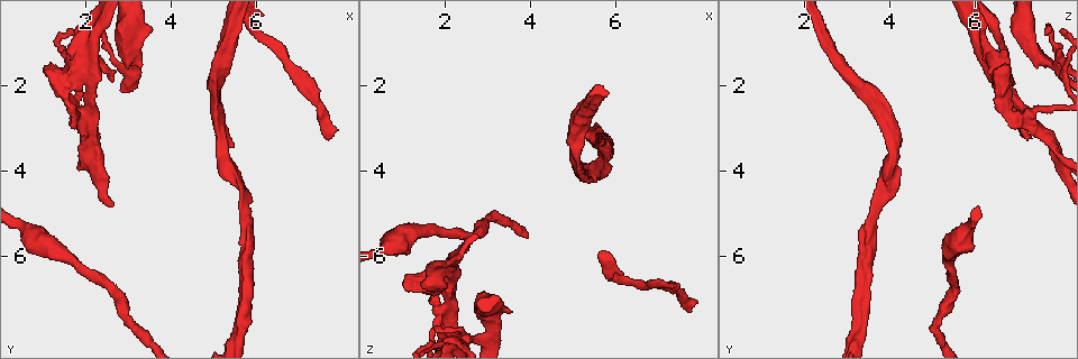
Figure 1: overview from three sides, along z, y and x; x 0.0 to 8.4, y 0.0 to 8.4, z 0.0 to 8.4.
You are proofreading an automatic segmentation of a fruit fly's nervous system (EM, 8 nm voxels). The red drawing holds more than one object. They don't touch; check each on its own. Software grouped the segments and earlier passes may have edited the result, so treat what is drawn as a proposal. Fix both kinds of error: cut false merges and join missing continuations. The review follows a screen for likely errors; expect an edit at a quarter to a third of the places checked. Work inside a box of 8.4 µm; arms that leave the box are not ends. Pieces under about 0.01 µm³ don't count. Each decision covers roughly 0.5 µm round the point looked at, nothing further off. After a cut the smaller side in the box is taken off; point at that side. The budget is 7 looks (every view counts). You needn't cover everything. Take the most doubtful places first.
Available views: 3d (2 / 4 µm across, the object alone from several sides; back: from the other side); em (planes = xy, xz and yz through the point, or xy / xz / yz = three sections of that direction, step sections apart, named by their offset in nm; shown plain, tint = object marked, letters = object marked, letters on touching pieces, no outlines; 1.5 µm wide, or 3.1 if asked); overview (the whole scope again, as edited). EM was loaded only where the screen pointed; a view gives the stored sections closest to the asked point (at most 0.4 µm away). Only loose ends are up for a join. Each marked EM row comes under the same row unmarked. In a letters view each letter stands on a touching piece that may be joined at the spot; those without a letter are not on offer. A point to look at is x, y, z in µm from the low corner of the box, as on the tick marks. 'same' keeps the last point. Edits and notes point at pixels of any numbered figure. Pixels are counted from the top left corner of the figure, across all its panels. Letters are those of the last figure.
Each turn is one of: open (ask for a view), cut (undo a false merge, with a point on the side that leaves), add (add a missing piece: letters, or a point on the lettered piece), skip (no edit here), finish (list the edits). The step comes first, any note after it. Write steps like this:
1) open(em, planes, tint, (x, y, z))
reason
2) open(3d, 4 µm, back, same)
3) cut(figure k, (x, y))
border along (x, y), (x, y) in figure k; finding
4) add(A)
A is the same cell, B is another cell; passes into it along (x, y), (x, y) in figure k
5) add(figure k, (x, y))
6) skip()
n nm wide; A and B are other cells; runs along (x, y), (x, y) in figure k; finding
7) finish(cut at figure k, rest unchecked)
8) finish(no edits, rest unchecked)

open(em, planes, letters, (7.70, 3.30, 7.30))
tapers out

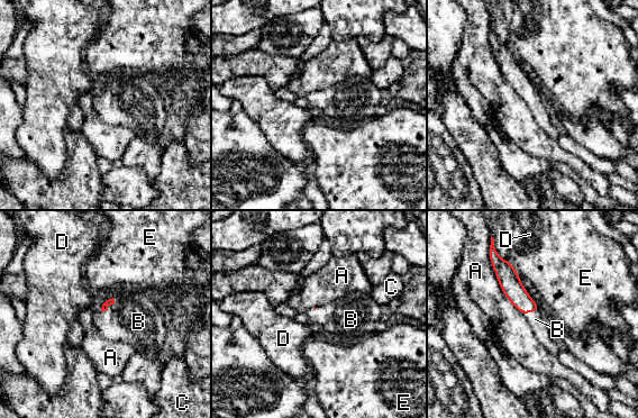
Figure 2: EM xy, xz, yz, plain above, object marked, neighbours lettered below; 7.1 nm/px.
add(B)
A touches over 480 nm; B is the same cell, A, C, D and E are other cells; passes into it along (111, 301), (108, 306), (138, 321) in figure 2; it goes on there

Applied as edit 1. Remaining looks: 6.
open(overview)
redraw

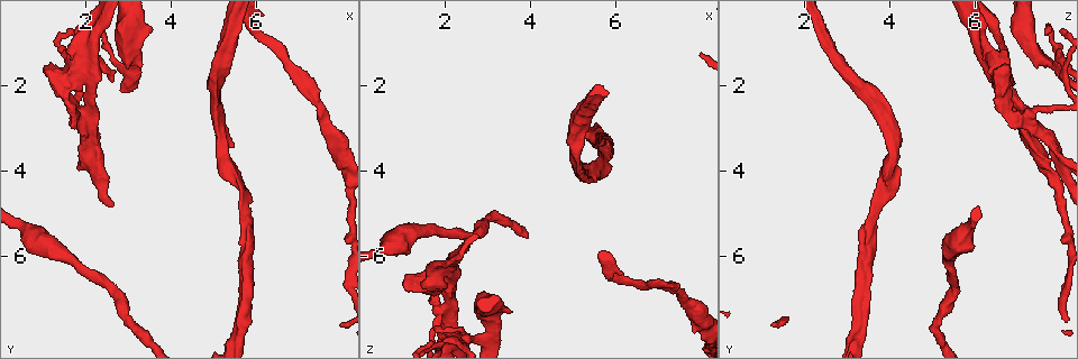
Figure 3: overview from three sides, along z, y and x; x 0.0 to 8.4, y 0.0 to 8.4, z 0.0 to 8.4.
open(3d, 2 µm, (1.05, 1.50, 6.60))
thick end

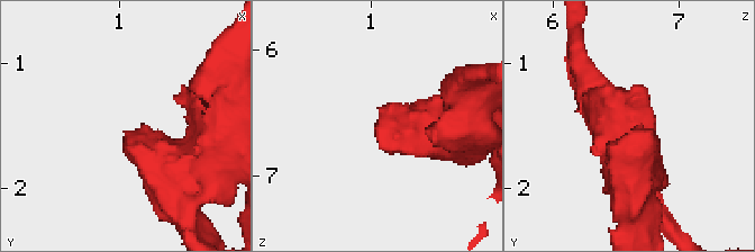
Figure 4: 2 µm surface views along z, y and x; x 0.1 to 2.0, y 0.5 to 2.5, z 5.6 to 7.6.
open(em, xz, step 8, tint, (1.04, 1.56, 6.58))

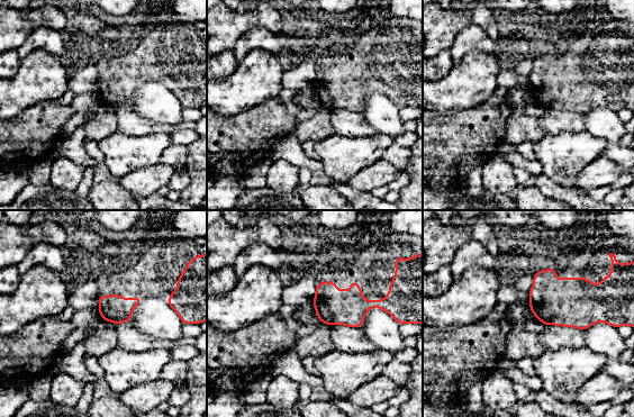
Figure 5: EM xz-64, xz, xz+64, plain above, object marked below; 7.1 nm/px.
open(em, xz, step 8, letters, same)

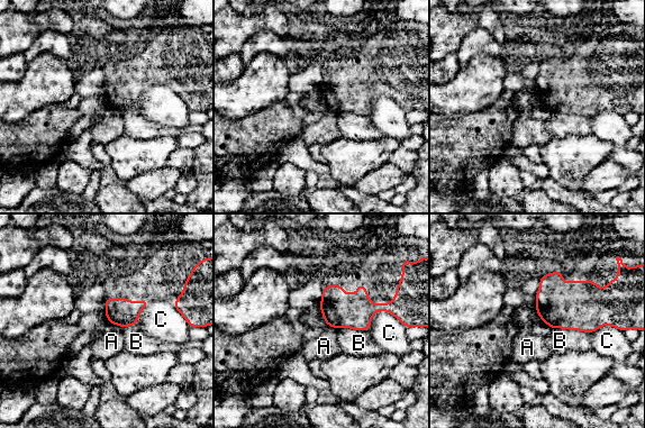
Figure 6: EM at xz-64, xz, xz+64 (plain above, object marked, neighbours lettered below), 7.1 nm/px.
skip()
A, B and C are other cells; border along (109, 322), (123, 327) in figure 6; no lettered piece goes on from it

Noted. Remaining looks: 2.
open(3d, 2 µm, (3.05, 1.40, 7.55))
sharp bend

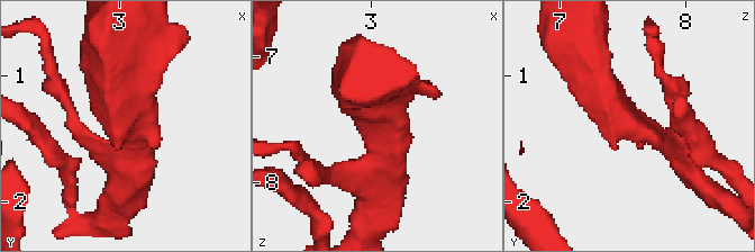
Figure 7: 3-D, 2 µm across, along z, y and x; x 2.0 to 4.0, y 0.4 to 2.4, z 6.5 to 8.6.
open(em, planes, letters, (3.06, 1.44, 7.56))
3 arms; shape alone is not enough

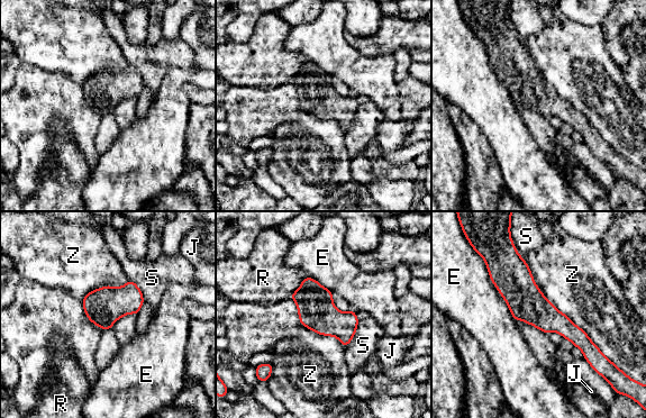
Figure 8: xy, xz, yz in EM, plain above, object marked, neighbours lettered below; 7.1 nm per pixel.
skip()
E, J, R, S and Z are other cells; runs along (516, 256), (516, 282), (591, 361) in figure 8; one neuron here

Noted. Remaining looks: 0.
finish(add at figure 2, rest unchecked)

